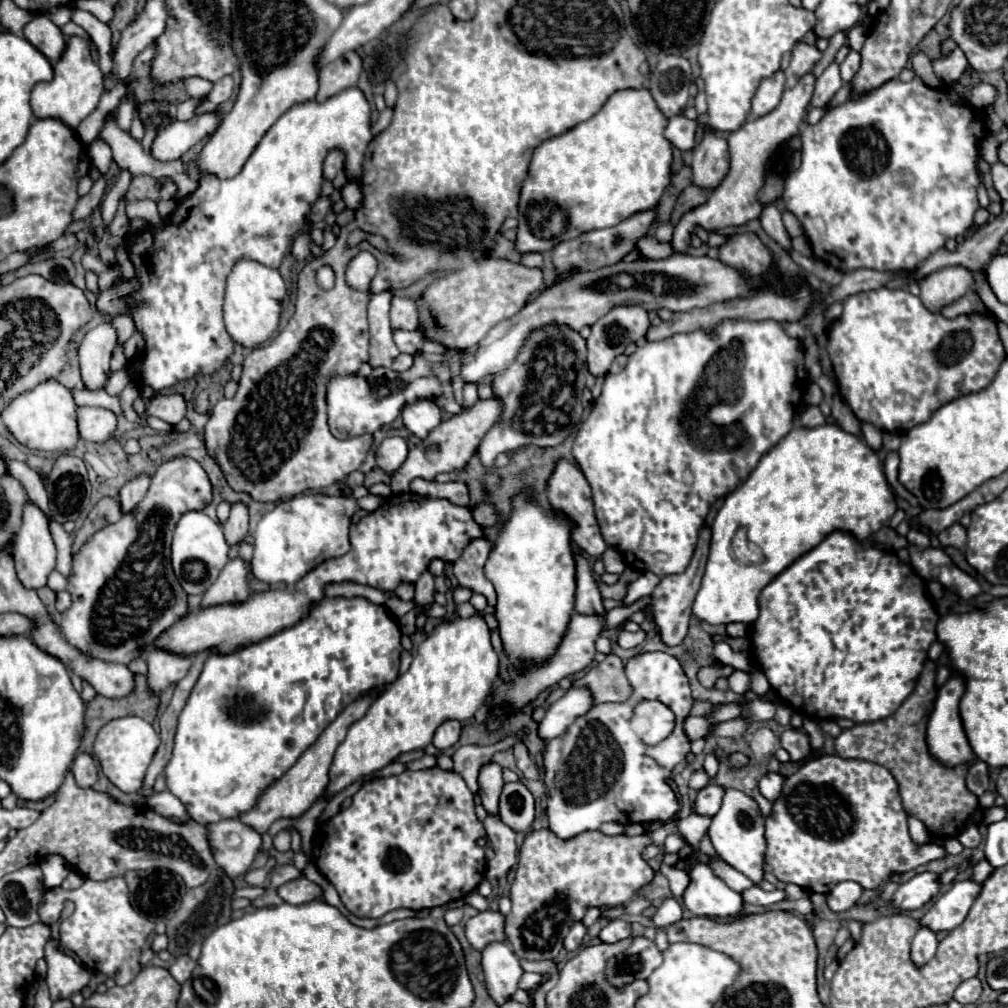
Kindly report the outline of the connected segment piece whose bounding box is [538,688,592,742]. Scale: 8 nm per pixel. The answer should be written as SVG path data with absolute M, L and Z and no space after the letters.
M570 688L566 696L562 696L558 702L554 702L548 710L542 722L538 724L538 738L544 742L558 738L566 732L570 722L574 722L578 716L586 714L592 708L592 696L588 690Z

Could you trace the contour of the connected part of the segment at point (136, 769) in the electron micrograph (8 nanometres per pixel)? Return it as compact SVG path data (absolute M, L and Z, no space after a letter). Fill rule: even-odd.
M126 716L126 718L112 720L98 732L94 742L94 752L100 760L102 772L108 776L108 780L114 786L118 786L122 792L138 792L142 788L146 768L154 752L158 750L158 744L160 744L160 736L156 734L150 722L138 716Z

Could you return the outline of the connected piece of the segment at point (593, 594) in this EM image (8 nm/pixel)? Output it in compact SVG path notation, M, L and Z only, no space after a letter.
M572 544L574 560L576 560L576 612L582 614L602 614L602 596L598 584L592 576L592 568L584 556L578 554L578 546Z

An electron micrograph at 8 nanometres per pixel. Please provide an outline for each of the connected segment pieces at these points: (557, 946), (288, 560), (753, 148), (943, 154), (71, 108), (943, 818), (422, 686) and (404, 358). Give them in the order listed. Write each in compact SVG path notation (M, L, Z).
M550 828L530 830L520 846L516 876L510 886L512 912L504 922L506 936L516 956L526 960L552 960L562 950L562 940L570 930L570 920L572 924L576 920L582 920L590 906L602 908L602 906L618 906L618 904L630 902L634 894L642 886L650 884L652 880L654 870L648 866L648 862L642 856L644 848L650 844L652 844L652 838L648 834L606 836L600 830L594 830L594 832L582 832L570 840L562 840Z
M298 494L290 500L276 504L272 512L268 512L254 534L254 556L252 556L252 574L256 580L264 584L296 584L306 572L316 568L322 562L336 560L350 550L348 528L352 514L356 512L356 502L346 496L328 496L328 494Z
M806 74L794 88L784 92L780 104L772 112L768 112L766 116L748 120L738 132L732 132L728 136L730 170L728 170L726 178L708 196L708 200L700 206L688 210L676 224L674 236L672 236L672 248L676 254L686 254L688 248L692 248L692 234L696 232L696 226L704 228L706 232L716 232L716 230L722 230L728 226L742 226L748 220L754 220L760 216L762 204L758 202L758 190L766 182L770 156L778 148L778 144L782 144L784 140L798 134L806 106L810 104L812 90L814 90L814 76Z
M914 76L910 82L900 82L898 78L886 82L882 88L870 92L870 96L860 96L858 100L848 100L842 106L828 112L818 124L806 126L802 130L802 164L796 172L792 172L784 186L784 200L788 210L802 222L804 232L808 236L812 252L822 262L830 264L832 268L838 268L842 272L856 270L856 268L872 268L878 272L892 272L912 268L922 256L928 256L930 252L944 246L946 238L962 236L970 226L974 212L978 210L978 174L974 170L974 160L978 154L976 140L984 134L984 118L980 118L978 110L972 110L968 106L956 106L948 94L942 90L938 96L934 96L934 88L928 88L918 76Z
M70 36L64 54L54 64L54 78L50 82L40 82L32 88L30 106L36 118L58 116L60 120L70 124L70 128L76 128L90 112L96 110L102 92L102 72L98 62L90 54L90 42L80 36Z
M928 660L918 676L916 688L902 702L902 706L884 720L860 722L842 730L836 738L836 752L840 758L860 758L878 762L892 772L898 782L904 810L918 816L926 828L944 838L956 838L964 830L964 822L978 808L978 798L966 790L964 776L968 766L944 768L928 752L926 746L926 722L936 700L936 666Z
M472 616L466 620L456 618L452 622L436 626L434 634L420 644L418 654L414 656L408 672L398 676L386 690L382 690L382 694L374 700L366 716L350 726L346 740L338 746L334 754L334 762L330 766L330 782L324 790L324 798L330 800L334 794L344 790L352 782L364 778L366 774L386 768L388 764L396 762L396 758L404 752L420 748L424 750L428 744L432 744L432 736L442 722L446 720L464 722L472 718L476 710L484 704L486 696L490 694L496 674L498 674L498 654L492 650L490 630L482 616Z
M401 353L397 356L392 364L392 370L396 372L404 372L413 365L413 358L411 355Z

